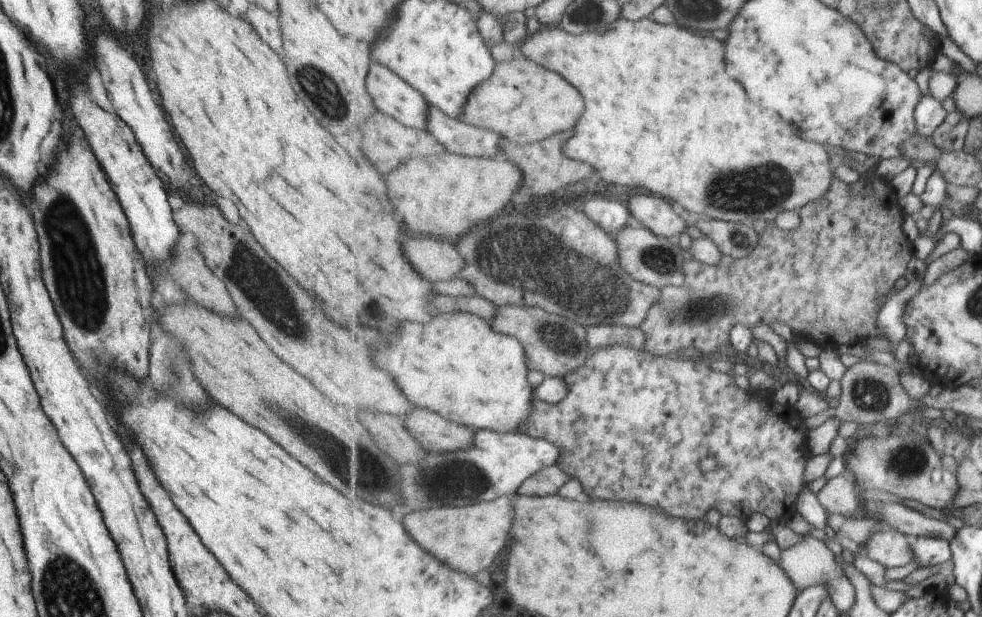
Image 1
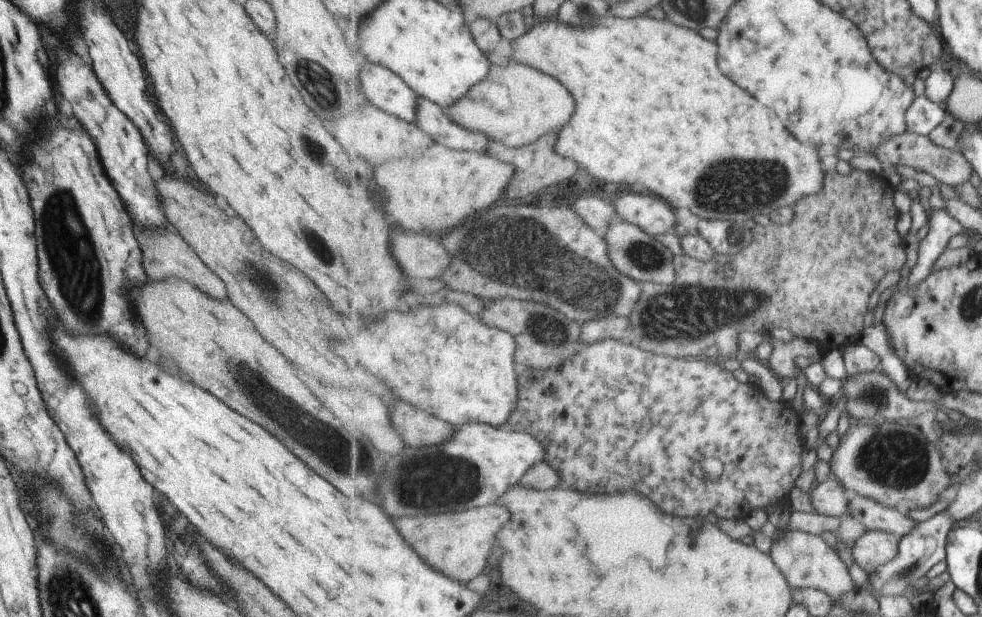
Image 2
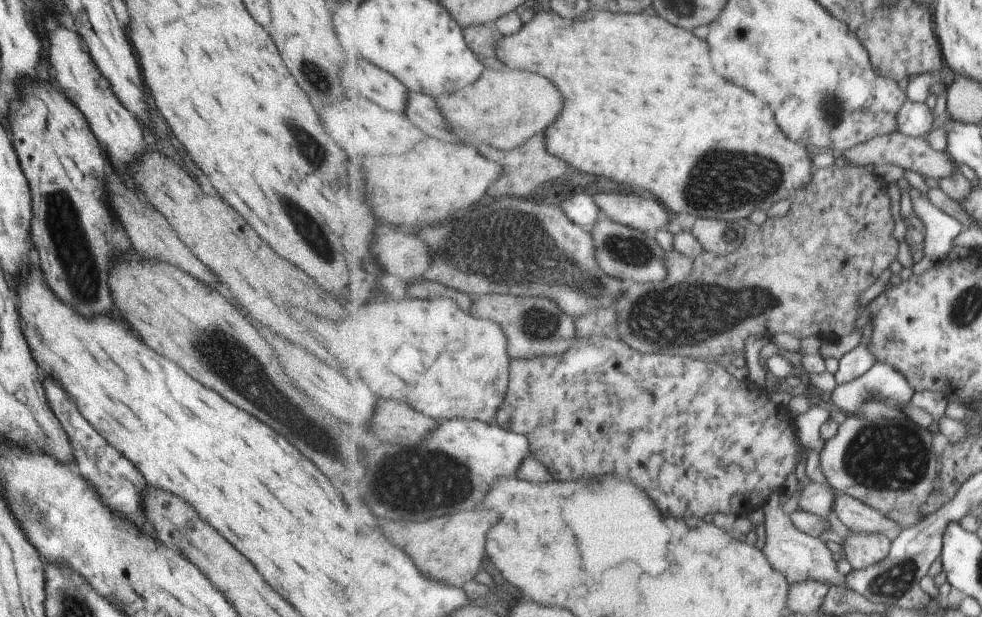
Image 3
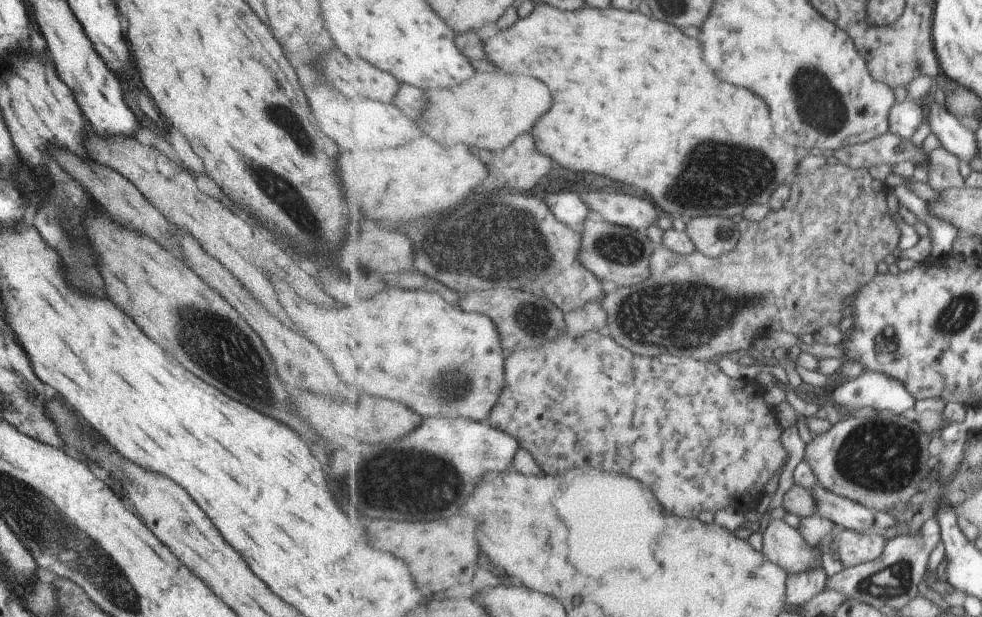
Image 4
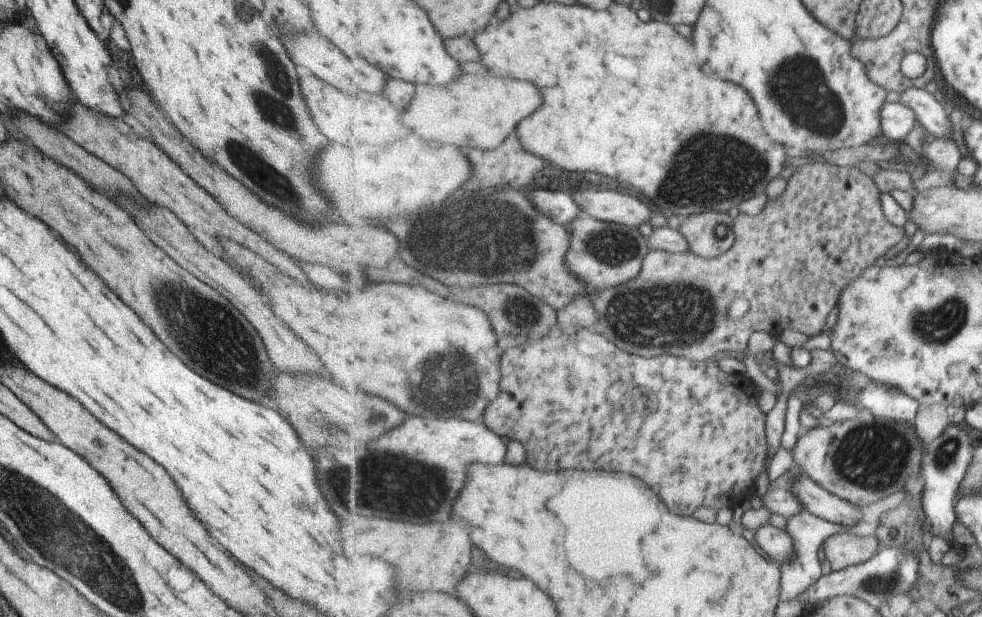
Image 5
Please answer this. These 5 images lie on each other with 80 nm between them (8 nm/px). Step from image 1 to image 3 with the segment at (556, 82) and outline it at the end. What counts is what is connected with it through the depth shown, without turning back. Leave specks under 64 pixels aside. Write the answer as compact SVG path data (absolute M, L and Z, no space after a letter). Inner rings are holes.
M488 68L473 86L435 98L441 102L441 112L447 118L453 134L465 144L491 144L494 148L511 151L529 142L531 136L545 130L563 114L563 96L555 84L539 74L521 70ZM473 126L473 128L471 128Z

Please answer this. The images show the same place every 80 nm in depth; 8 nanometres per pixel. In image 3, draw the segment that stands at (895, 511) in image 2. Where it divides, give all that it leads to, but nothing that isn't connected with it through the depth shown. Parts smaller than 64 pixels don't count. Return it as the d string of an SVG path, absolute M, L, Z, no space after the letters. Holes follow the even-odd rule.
M837 493L833 512L851 531L884 535L889 532L894 540L902 532L897 522L887 518L881 510L844 493Z

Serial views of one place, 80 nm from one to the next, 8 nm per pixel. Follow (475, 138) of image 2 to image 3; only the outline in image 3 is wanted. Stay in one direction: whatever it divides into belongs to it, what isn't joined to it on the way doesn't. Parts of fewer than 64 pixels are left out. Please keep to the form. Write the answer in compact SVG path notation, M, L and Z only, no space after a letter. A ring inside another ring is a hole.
M409 91L409 102L407 102L407 116L417 124L425 134L453 142L453 134L447 128L447 122L435 104L435 100L427 94Z

